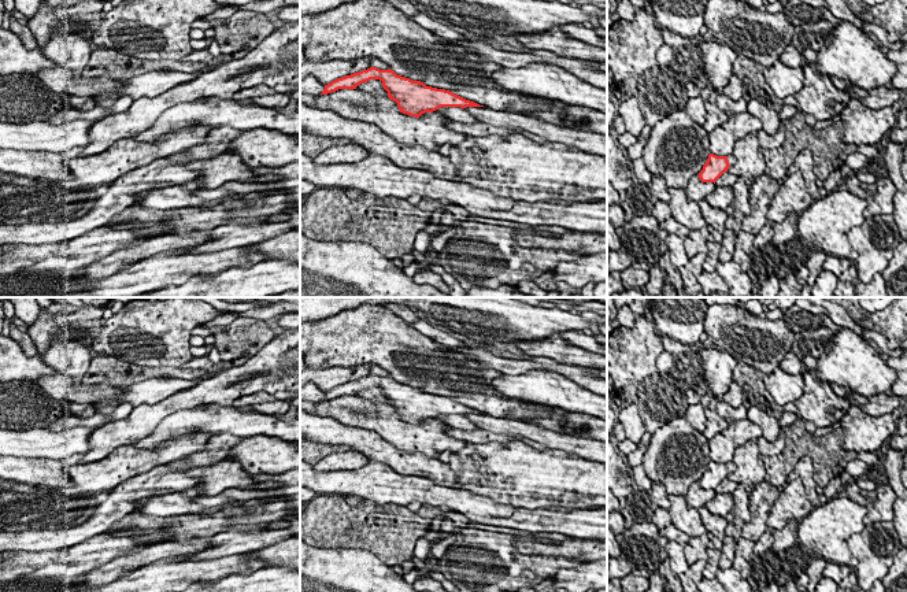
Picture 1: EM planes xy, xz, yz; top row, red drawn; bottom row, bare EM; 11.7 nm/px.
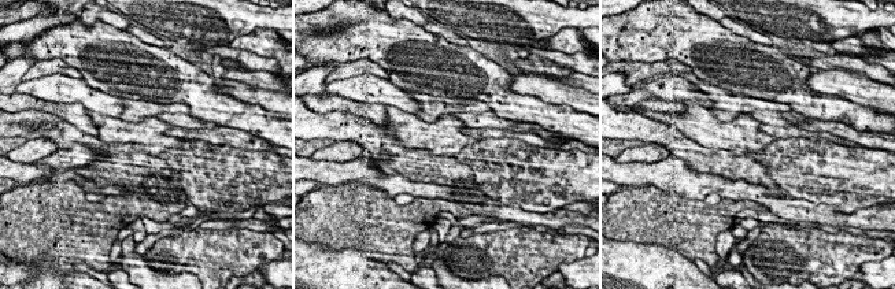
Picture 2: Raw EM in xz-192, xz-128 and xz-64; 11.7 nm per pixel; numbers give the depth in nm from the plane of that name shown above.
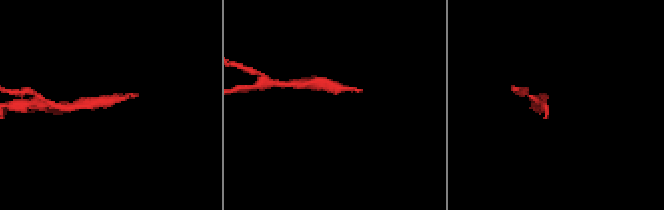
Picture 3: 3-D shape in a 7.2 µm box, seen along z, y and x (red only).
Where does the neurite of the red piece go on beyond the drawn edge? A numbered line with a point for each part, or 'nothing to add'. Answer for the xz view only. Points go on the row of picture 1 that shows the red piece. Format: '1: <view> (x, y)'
nothing to add

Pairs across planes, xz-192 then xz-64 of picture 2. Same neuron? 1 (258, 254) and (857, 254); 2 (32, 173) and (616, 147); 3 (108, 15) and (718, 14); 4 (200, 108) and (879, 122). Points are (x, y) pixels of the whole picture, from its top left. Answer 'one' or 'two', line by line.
1: one
2: two
3: one
4: one

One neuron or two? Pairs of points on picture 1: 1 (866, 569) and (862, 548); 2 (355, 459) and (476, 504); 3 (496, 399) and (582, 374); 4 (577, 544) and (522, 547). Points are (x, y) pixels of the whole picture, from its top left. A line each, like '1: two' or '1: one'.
1: one
2: two
3: two
4: one

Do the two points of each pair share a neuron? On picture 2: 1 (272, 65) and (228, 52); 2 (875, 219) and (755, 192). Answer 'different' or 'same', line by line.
1: same
2: same

